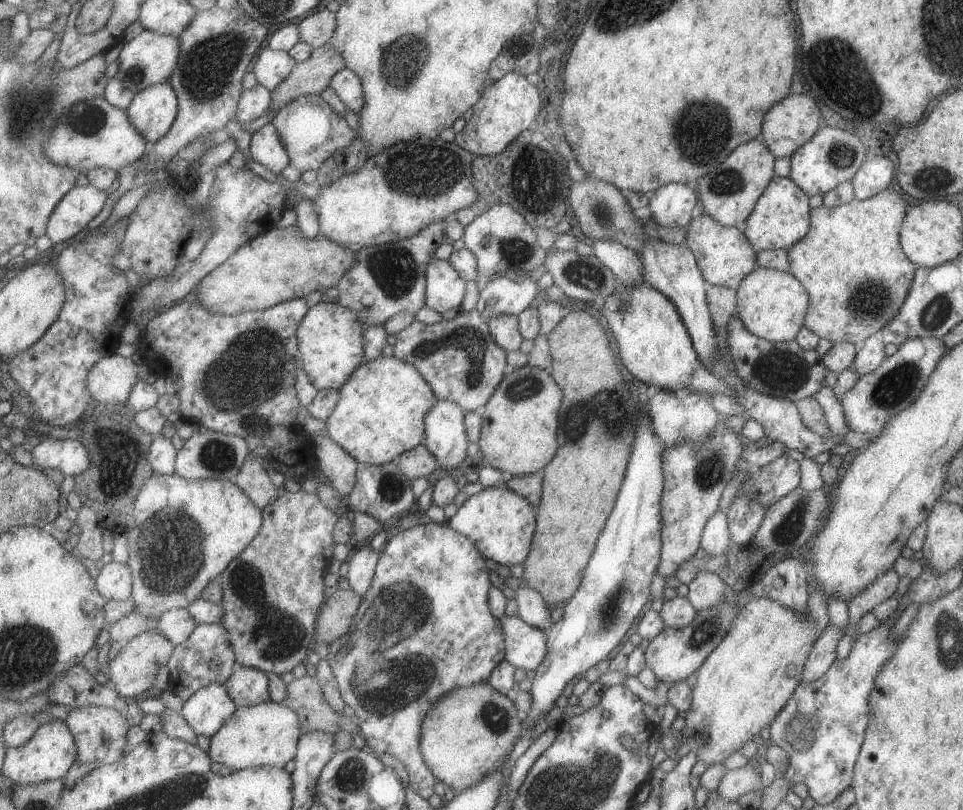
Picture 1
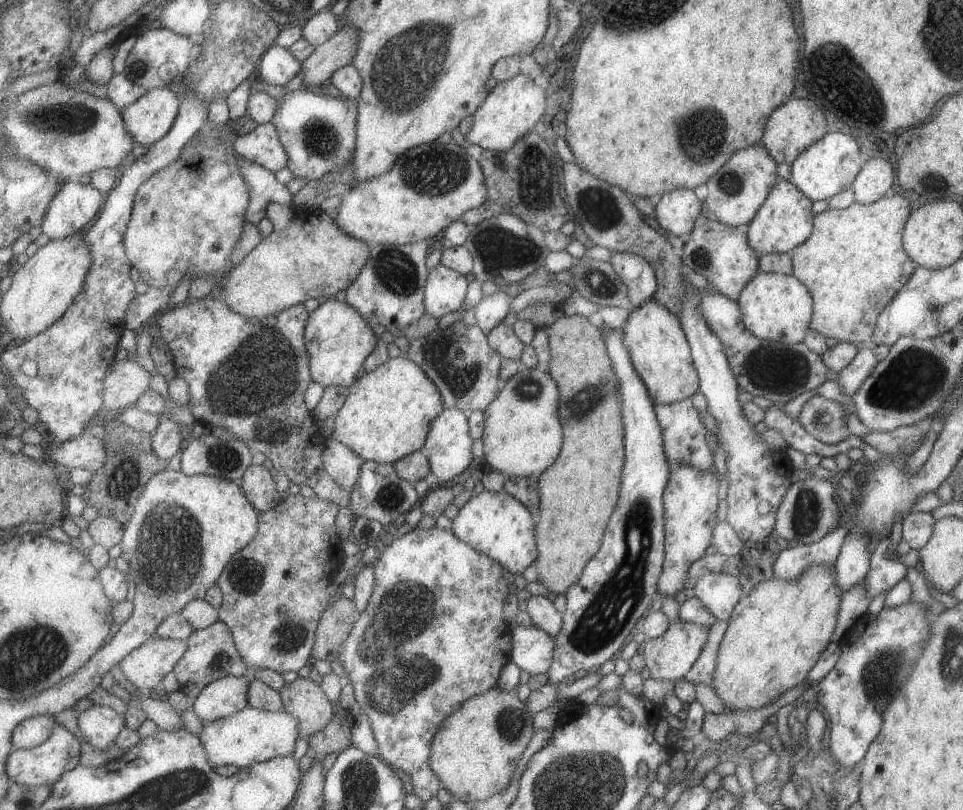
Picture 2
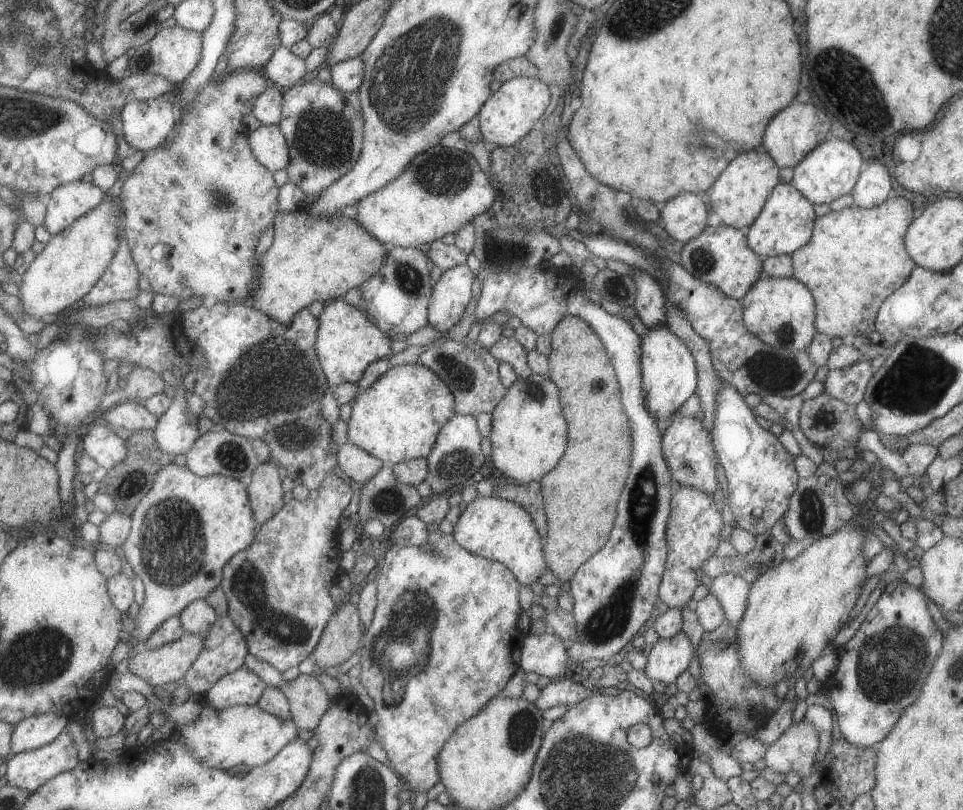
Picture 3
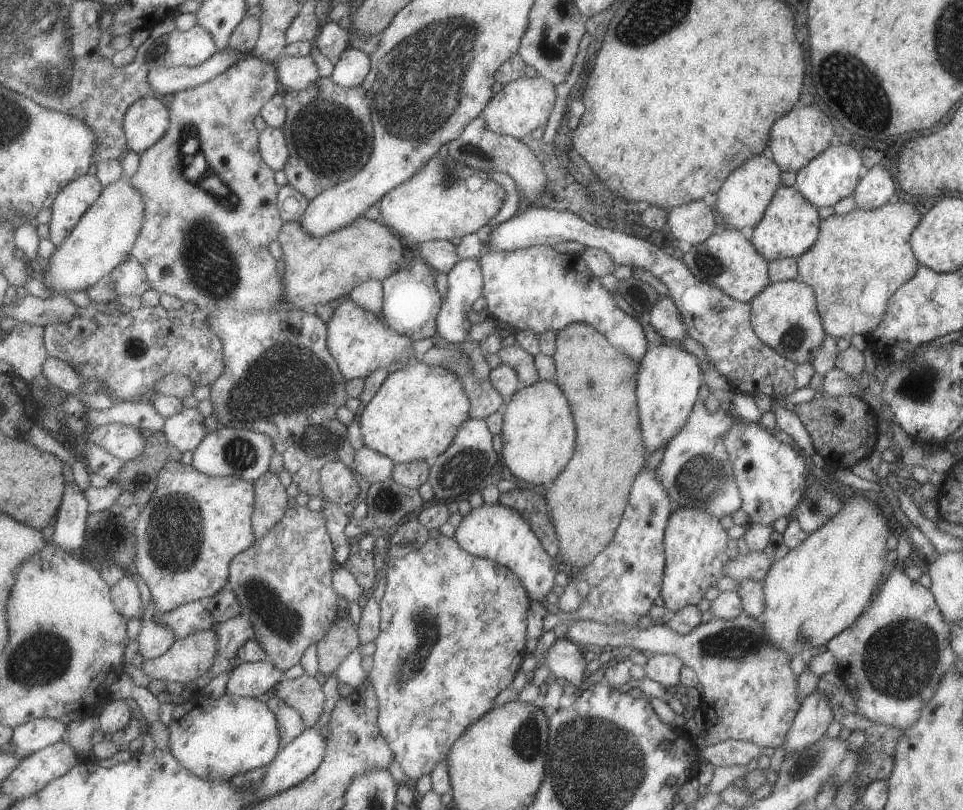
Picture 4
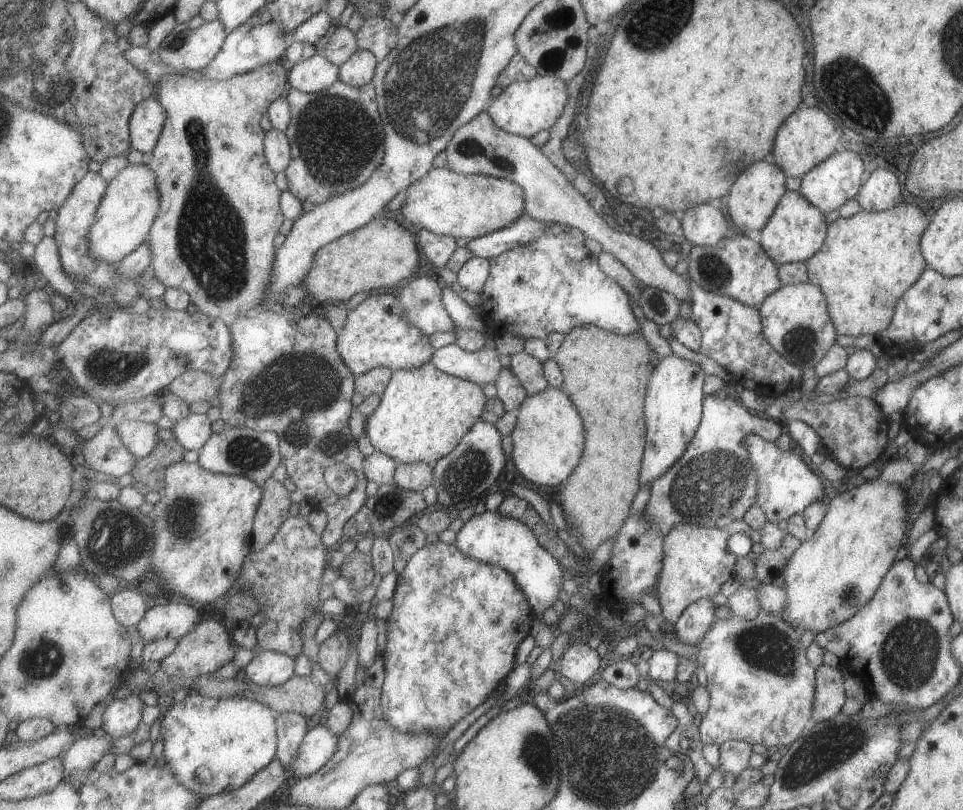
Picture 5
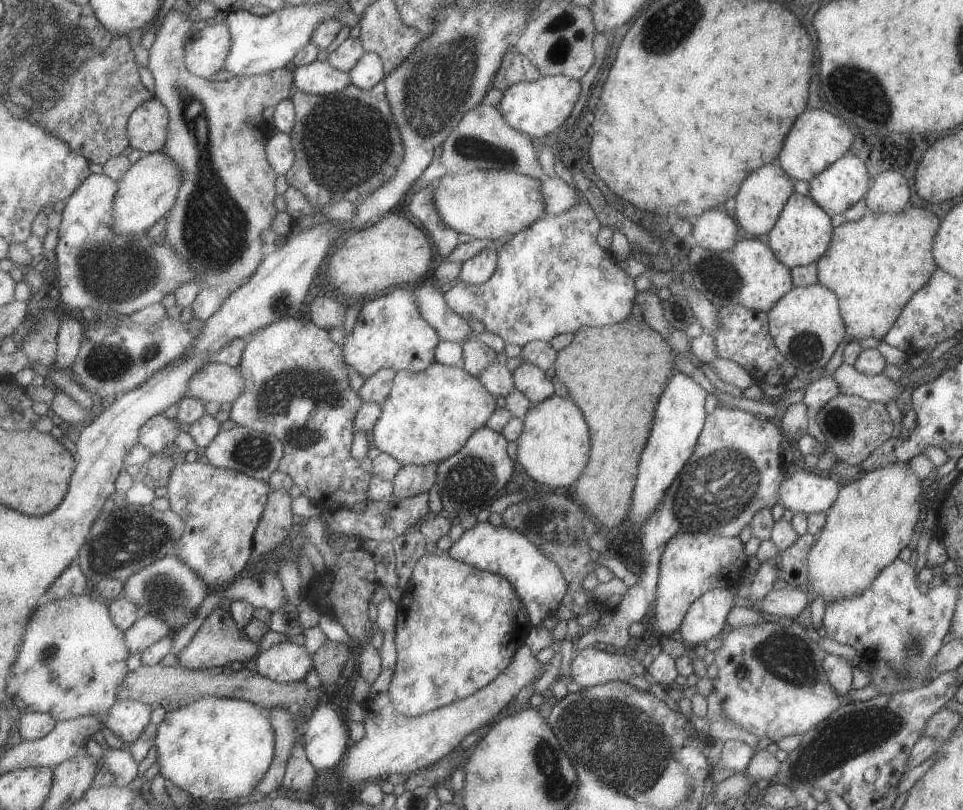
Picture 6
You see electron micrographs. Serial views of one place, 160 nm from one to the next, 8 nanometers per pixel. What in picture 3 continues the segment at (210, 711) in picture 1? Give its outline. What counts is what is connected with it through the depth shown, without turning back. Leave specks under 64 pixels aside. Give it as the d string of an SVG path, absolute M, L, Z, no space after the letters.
M247 665L224 676L206 694L211 706L226 709L237 705L257 705L268 684Z

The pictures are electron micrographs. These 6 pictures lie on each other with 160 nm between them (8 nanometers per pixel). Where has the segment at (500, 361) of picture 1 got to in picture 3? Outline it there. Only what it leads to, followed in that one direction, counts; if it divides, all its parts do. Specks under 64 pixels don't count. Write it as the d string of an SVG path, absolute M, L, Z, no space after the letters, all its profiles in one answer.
M440 338L427 347L418 359L421 364L432 368L452 388L456 396L456 412L477 417L495 412L499 403L508 395L508 388L501 380L500 364L479 339L462 341Z

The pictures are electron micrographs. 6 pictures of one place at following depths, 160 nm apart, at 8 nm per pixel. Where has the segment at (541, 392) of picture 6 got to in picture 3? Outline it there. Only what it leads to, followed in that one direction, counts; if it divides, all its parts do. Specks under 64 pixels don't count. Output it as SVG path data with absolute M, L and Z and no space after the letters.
M515 336L501 337L501 340L490 348L492 355L501 363L509 363L516 368L521 379L528 379L534 374L528 361L528 350Z

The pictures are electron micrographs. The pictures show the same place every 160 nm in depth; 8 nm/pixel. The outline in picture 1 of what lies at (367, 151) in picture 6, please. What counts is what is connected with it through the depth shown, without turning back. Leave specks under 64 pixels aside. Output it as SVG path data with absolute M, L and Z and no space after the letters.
M319 95L301 96L280 109L272 123L275 124L282 142L288 151L290 165L301 173L317 171L329 158L344 152L359 138L357 130L353 130L347 118L337 114L329 102Z

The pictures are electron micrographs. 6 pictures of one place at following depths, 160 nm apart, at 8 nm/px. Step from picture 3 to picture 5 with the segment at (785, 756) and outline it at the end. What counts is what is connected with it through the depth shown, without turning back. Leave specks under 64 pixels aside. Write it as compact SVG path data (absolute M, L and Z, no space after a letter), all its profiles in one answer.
M821 664L814 673L813 708L811 718L815 722L831 720L841 711L845 702L843 676L837 667Z

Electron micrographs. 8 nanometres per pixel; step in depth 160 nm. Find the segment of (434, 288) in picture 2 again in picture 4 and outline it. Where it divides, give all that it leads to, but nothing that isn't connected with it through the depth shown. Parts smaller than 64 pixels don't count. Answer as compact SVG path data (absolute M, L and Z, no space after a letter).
M465 259L448 276L448 295L438 317L438 334L447 342L466 342L471 332L469 310L483 296L484 270L480 259Z

